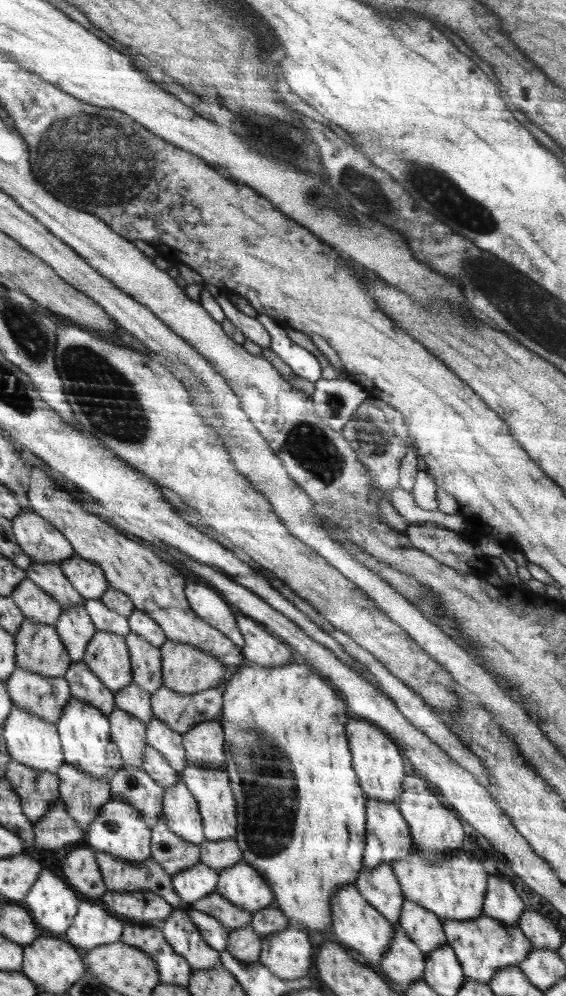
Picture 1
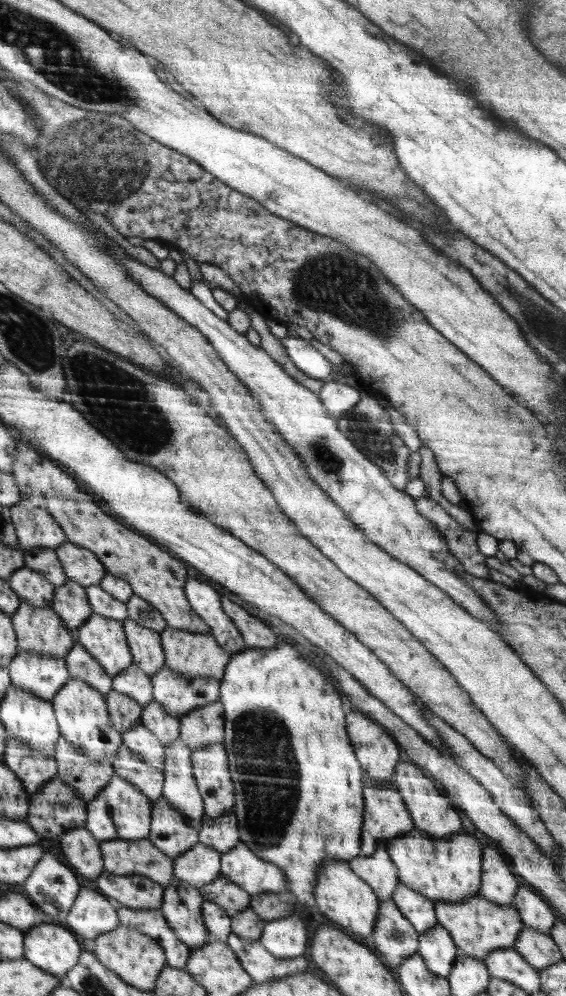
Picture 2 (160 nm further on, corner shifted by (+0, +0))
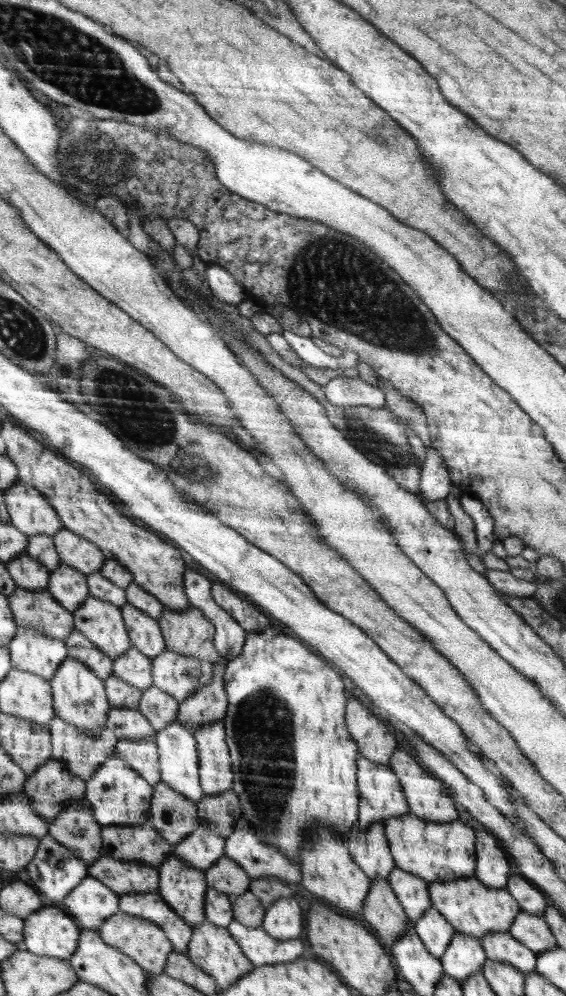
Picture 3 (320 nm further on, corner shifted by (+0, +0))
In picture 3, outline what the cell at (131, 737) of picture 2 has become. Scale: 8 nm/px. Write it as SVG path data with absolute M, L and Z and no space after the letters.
M111 707L106 726L120 739L138 740L156 732L138 709L126 707Z

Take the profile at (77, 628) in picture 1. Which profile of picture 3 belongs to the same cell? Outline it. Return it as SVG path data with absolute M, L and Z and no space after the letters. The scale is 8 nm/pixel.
M61 563L51 572L50 577L47 591L70 612L78 610L91 596L87 576L75 568Z

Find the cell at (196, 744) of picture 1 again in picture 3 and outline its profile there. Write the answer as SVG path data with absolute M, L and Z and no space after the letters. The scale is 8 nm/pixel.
M226 660L214 665L214 676L190 698L178 705L177 721L193 734L200 727L210 726L223 720L226 709L230 706L227 700L224 675Z

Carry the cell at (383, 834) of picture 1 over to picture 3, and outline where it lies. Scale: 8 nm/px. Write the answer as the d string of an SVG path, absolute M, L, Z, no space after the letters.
M367 758L359 760L359 796L364 796L358 820L362 832L370 824L384 824L388 819L410 814L410 805L395 771Z

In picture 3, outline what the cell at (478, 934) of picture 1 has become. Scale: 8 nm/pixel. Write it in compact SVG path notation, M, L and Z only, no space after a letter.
M476 877L456 879L452 882L430 885L431 904L449 920L456 933L469 934L482 941L491 932L506 932L512 926L514 917L522 910L519 901L505 888L490 888Z

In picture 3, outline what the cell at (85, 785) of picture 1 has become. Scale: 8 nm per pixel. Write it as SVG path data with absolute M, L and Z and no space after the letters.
M58 715L53 718L48 726L51 733L51 752L57 761L61 761L68 769L71 769L76 776L87 781L98 771L98 768L111 758L115 744L120 740L107 726L99 732L99 735L81 732L68 721L62 720Z

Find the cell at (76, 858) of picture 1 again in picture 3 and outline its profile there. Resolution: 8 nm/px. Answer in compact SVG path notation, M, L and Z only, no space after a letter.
M76 800L60 816L52 819L48 835L71 849L86 864L92 864L101 858L102 826L93 816L91 806L84 800Z

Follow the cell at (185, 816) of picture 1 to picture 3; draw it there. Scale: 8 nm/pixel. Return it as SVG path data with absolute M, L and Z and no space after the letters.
M177 720L156 731L154 735L159 754L161 780L198 806L205 796L202 781L199 779L199 747L195 735Z

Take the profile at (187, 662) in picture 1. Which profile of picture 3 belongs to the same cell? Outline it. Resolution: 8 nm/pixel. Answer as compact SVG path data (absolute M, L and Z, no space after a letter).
M191 604L186 611L173 611L166 609L158 618L163 629L163 636L166 638L166 650L179 653L180 656L206 660L215 665L223 659L223 656L216 650L214 643L215 625L204 616L204 613Z

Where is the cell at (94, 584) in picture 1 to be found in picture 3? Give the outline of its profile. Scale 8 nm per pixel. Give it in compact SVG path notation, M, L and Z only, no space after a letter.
M63 528L53 538L55 549L58 550L62 563L75 568L86 576L101 571L106 564L102 550L91 541L84 540L70 530Z

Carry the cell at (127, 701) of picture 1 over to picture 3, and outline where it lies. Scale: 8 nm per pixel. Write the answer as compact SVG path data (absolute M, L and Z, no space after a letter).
M132 646L126 655L113 661L113 674L141 691L153 684L151 660Z

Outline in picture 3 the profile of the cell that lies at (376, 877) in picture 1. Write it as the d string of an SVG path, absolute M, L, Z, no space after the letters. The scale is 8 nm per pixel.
M356 822L346 838L346 843L355 863L372 881L387 880L392 869L396 867L385 835L385 825L382 823L370 824L362 832L359 823Z

